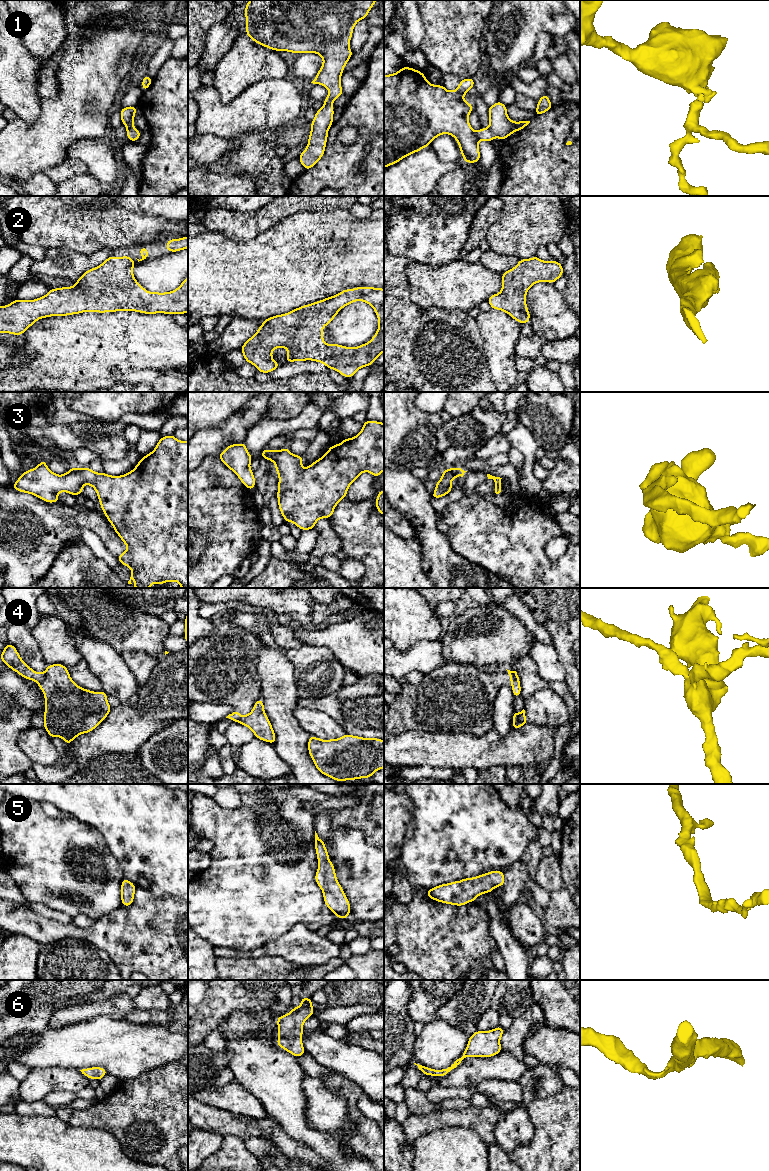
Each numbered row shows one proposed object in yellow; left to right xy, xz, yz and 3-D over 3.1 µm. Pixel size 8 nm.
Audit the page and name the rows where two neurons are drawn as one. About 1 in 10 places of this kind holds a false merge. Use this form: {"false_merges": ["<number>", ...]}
{"false_merges": ["4"]}

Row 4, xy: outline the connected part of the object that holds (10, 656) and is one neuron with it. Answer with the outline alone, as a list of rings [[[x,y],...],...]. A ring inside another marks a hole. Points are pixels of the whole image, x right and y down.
[[[7,642],[3,652],[0,655],[0,659],[21,677],[33,680],[37,684],[42,684],[44,682],[43,673],[38,673],[31,669],[30,666],[22,660],[17,649],[12,644]]]

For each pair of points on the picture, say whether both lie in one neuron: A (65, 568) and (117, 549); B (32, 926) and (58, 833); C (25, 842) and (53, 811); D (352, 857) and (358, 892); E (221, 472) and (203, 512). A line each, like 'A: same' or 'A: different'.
A: different
B: different
C: different
D: same
E: same

